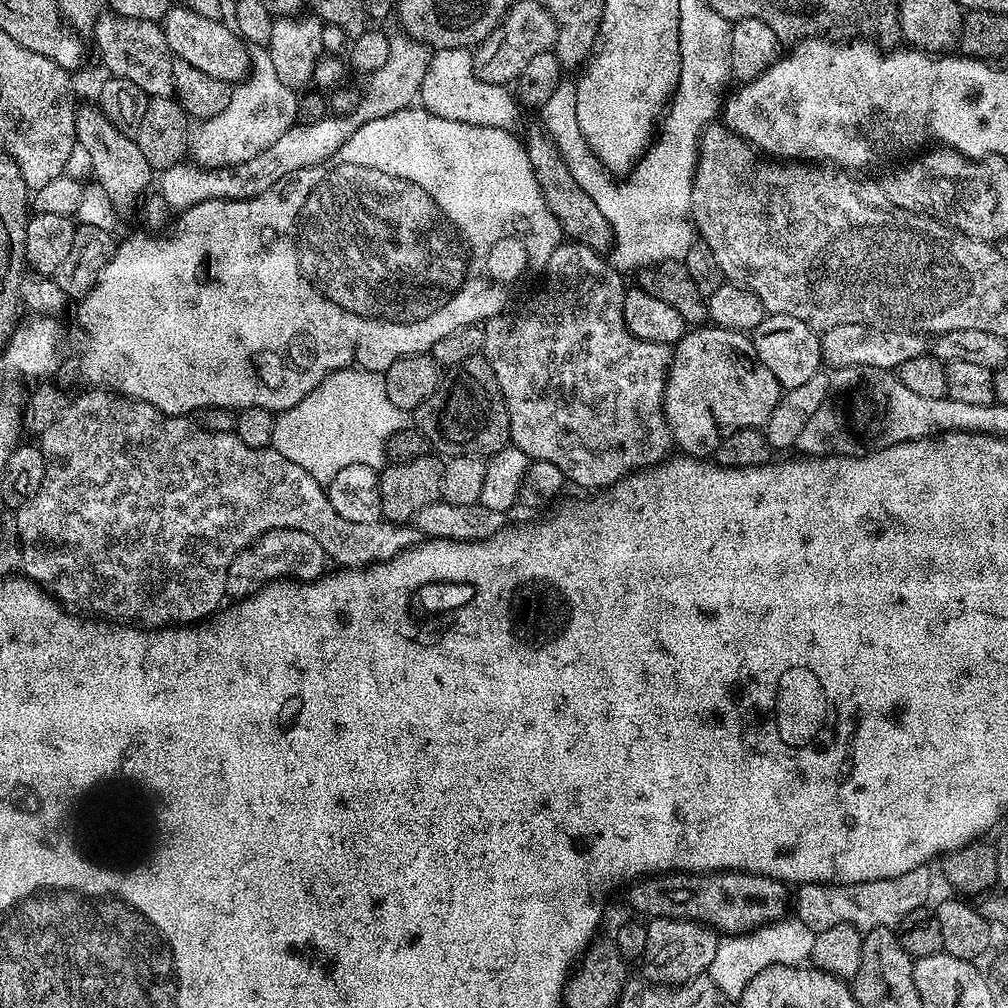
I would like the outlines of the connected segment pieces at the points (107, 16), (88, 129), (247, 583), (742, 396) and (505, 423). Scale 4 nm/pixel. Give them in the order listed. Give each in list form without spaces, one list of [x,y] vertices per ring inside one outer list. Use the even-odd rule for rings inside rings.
[[[108,10],[97,22],[95,36],[100,60],[108,67],[109,77],[134,82],[134,86],[138,86],[138,90],[142,90],[149,98],[173,95],[174,57],[164,37],[164,29],[157,21],[117,16],[115,12]]]
[[[80,106],[76,109],[76,142],[86,146],[92,167],[91,179],[100,184],[102,190],[106,190],[106,198],[110,198],[112,211],[117,214],[132,212],[135,208],[137,211],[142,197],[149,191],[149,189],[147,190],[148,183],[151,180],[153,183],[154,170],[150,166],[150,162],[146,162],[142,150],[138,150],[135,139],[122,134],[115,128],[100,113],[99,107],[84,108],[84,106]]]
[[[271,528],[269,532],[263,532],[251,548],[239,552],[234,562],[230,562],[226,593],[232,598],[243,598],[277,578],[295,578],[301,582],[311,582],[323,575],[325,570],[326,557],[322,546],[318,546],[318,542],[310,538],[306,530]]]
[[[696,326],[691,330],[685,331],[682,339],[672,348],[672,362],[668,366],[668,380],[664,383],[664,420],[668,423],[669,430],[672,431],[675,447],[683,455],[708,458],[716,453],[723,440],[730,438],[730,434],[734,434],[739,428],[760,428],[767,422],[770,414],[774,414],[774,406],[778,406],[781,395],[782,389],[778,378],[774,378],[774,374],[770,374],[770,370],[766,370],[766,366],[760,361],[758,354],[754,350],[751,339],[745,333],[731,332],[729,328]]]
[[[483,354],[466,358],[466,362],[447,369],[434,394],[414,409],[415,416],[415,427],[428,439],[429,445],[448,458],[487,458],[510,444],[510,418],[506,402],[502,398],[498,378],[494,378],[494,370]]]

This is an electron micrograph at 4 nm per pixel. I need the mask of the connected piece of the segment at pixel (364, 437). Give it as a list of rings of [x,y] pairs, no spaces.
[[[349,366],[332,372],[302,402],[290,406],[286,411],[276,416],[276,425],[272,435],[271,447],[276,449],[282,458],[290,458],[294,466],[302,466],[310,478],[319,484],[327,486],[332,481],[334,474],[346,466],[365,464],[371,468],[383,465],[386,457],[384,448],[388,445],[390,434],[406,427],[406,413],[394,402],[390,402],[390,394],[386,394],[386,382],[379,372],[367,372],[365,368]]]

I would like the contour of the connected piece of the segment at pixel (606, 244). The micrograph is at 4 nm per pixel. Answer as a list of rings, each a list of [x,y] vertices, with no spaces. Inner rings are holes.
[[[537,130],[526,136],[524,149],[530,158],[530,166],[534,170],[534,178],[538,178],[538,186],[542,190],[542,198],[546,198],[546,206],[550,206],[550,214],[560,224],[561,233],[569,241],[590,246],[594,251],[604,254],[616,243],[616,238],[612,233],[610,222],[606,220],[606,214],[598,210],[598,205],[594,203],[594,198],[578,186],[574,179],[574,174],[570,174],[570,166],[561,158],[560,151],[556,144],[548,137],[547,132]]]

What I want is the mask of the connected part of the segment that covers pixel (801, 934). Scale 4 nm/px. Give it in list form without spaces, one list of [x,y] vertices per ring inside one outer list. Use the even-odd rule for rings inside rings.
[[[785,918],[742,936],[724,936],[716,941],[714,962],[710,962],[706,974],[718,986],[718,990],[722,990],[722,994],[726,994],[729,1000],[738,1002],[746,986],[755,976],[762,974],[762,970],[775,964],[807,965],[812,959],[816,934],[797,918]]]

